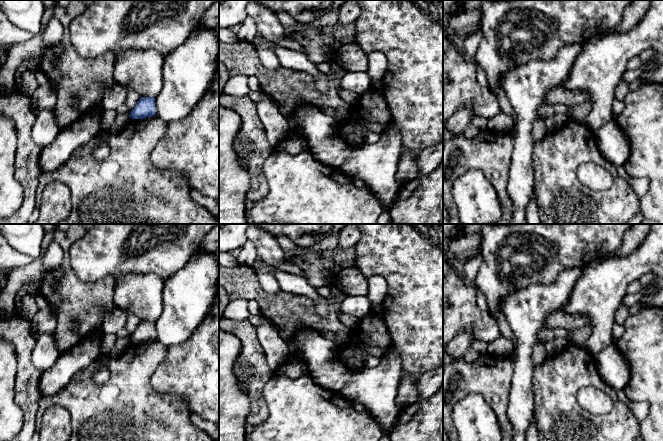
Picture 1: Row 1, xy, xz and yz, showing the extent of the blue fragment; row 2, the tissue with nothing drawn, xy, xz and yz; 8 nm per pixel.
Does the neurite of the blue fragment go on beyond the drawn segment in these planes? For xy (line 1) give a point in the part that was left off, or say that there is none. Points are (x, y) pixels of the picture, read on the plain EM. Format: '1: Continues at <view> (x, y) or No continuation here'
1: No continuation here

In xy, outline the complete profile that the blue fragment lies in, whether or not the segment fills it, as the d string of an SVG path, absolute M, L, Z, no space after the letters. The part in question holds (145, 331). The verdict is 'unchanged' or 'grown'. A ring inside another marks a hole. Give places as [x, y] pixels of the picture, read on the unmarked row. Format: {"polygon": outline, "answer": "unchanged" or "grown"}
{"polygon": "M141 321L129 338L131 343L144 343L154 339L156 339L154 321Z", "answer": "unchanged"}

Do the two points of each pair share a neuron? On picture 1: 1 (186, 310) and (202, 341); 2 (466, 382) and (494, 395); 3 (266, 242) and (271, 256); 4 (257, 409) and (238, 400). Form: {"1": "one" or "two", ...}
{"1": "two", "2": "one", "3": "one", "4": "two"}

